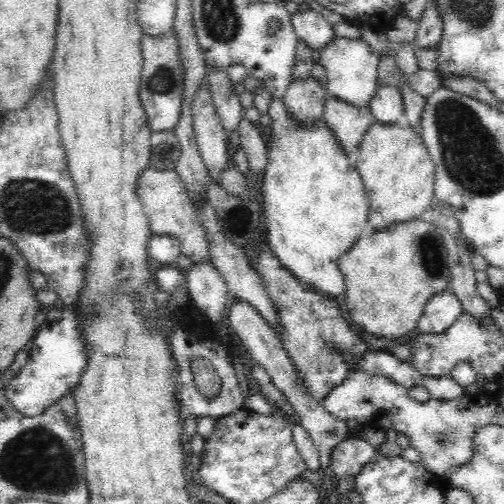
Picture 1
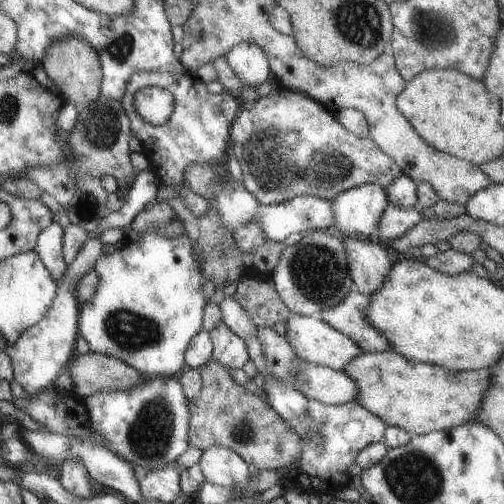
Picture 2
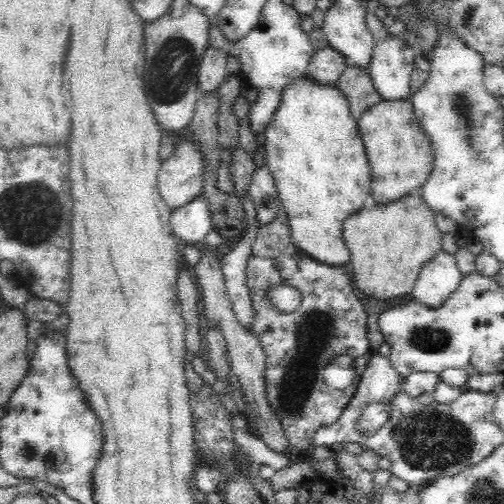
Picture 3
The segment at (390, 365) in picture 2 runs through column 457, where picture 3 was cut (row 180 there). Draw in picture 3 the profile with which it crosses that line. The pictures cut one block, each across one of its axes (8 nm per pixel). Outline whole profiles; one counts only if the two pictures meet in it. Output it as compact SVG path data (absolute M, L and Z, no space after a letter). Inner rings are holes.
M408 98L382 100L362 112L358 118L362 140L366 144L368 162L372 168L370 196L376 204L388 204L410 194L420 194L420 188L428 180L434 168L434 148L422 130L422 124L414 112L414 104Z

